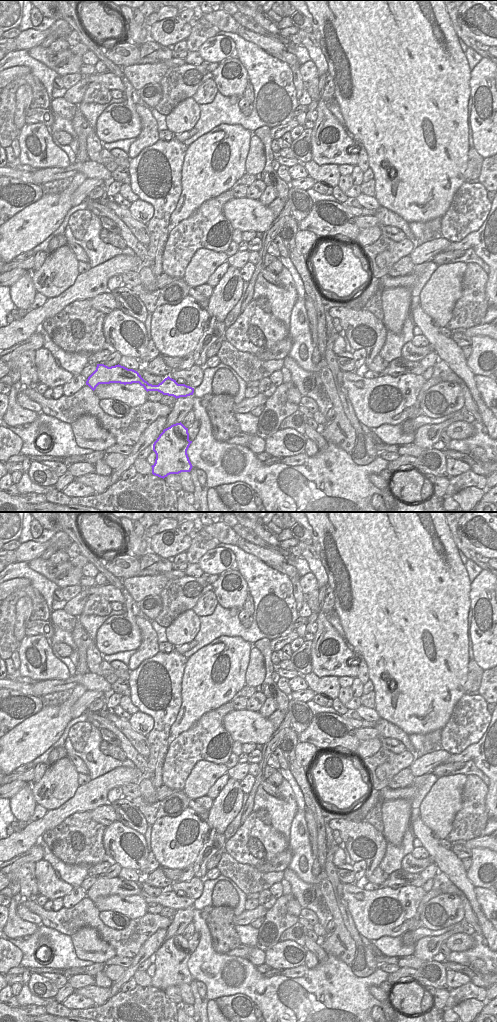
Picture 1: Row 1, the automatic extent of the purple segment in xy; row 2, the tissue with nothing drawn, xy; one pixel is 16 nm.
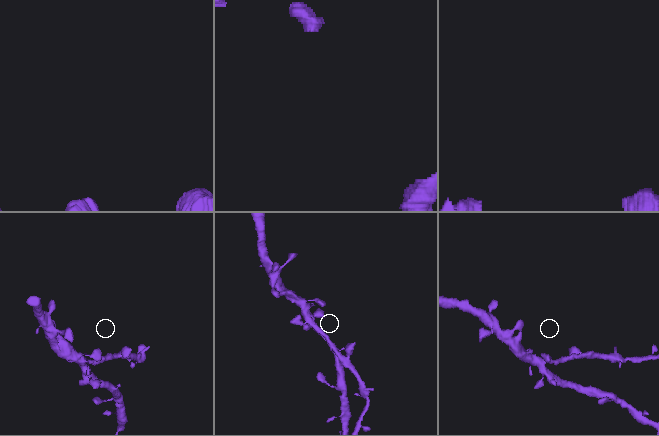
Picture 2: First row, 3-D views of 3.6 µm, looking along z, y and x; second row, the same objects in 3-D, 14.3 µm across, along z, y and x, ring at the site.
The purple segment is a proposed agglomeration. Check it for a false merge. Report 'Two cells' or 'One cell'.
One cell.

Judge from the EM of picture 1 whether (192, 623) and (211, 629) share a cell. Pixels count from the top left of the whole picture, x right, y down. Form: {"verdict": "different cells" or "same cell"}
{"verdict": "different cells"}

